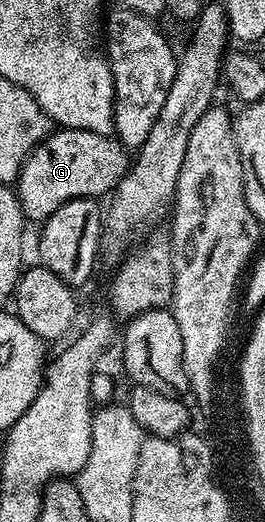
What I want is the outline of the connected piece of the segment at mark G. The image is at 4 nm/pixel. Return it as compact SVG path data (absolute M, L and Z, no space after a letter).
M59 127L38 143L22 164L16 181L22 215L27 221L44 222L61 204L70 200L105 197L124 179L131 163L128 149L113 135Z

